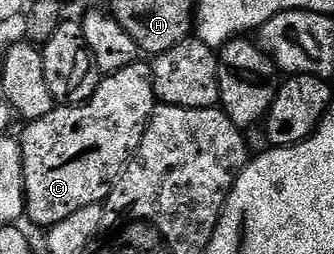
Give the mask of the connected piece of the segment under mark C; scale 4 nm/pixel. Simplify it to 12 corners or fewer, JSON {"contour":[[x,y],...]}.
{"contour":[[144,60],[20,134],[25,211],[102,204],[159,104]]}

